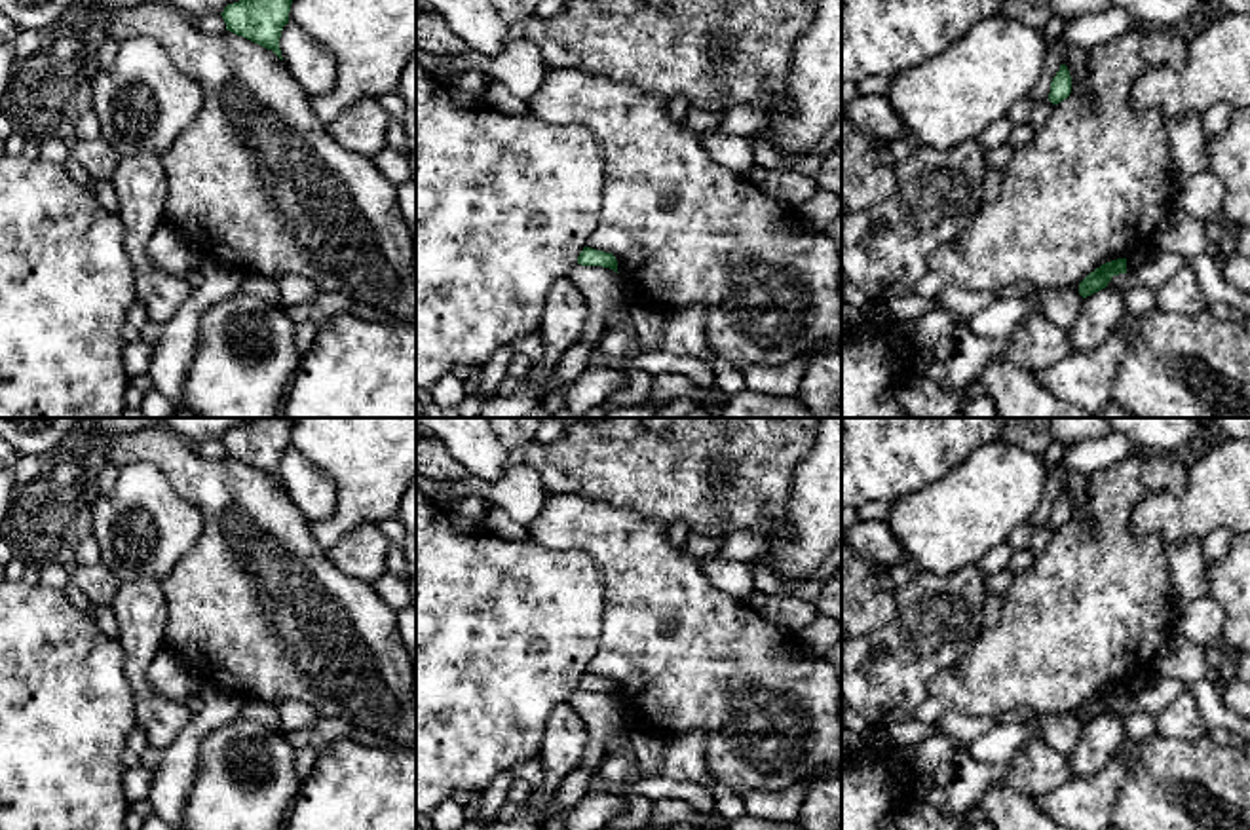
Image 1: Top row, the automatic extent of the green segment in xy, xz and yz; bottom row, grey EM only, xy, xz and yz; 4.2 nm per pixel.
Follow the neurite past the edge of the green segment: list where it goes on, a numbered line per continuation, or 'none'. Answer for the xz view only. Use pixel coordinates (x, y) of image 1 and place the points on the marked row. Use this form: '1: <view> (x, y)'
none

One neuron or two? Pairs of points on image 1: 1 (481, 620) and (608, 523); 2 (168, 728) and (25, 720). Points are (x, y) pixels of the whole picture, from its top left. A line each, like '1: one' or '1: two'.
1: two
2: two

